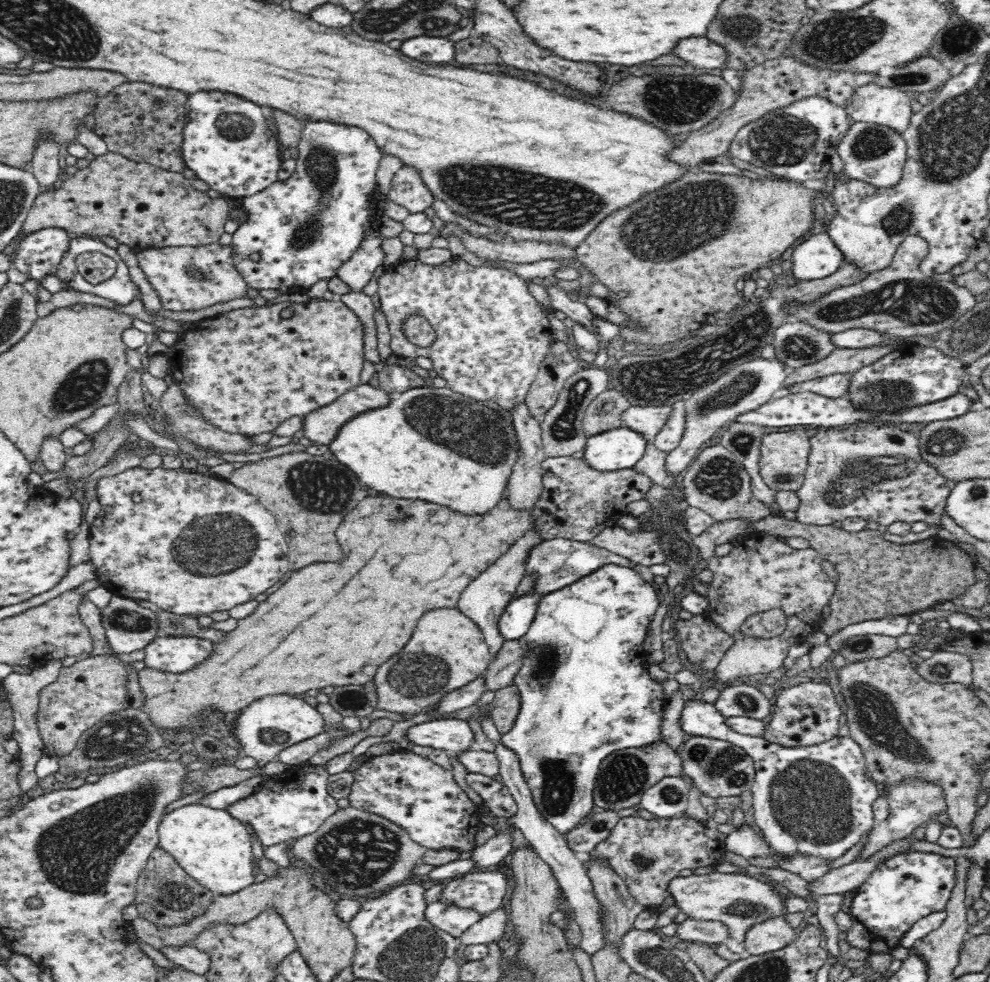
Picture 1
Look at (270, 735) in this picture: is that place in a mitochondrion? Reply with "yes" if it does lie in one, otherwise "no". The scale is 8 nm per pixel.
yes

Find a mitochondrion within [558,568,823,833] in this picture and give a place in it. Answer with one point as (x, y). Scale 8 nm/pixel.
(625, 775)

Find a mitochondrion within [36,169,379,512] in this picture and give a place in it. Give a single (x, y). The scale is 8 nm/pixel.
(87, 383)

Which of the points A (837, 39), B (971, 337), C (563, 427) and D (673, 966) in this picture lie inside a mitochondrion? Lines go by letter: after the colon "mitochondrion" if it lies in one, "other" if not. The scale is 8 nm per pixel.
A: mitochondrion
B: mitochondrion
C: mitochondrion
D: mitochondrion

